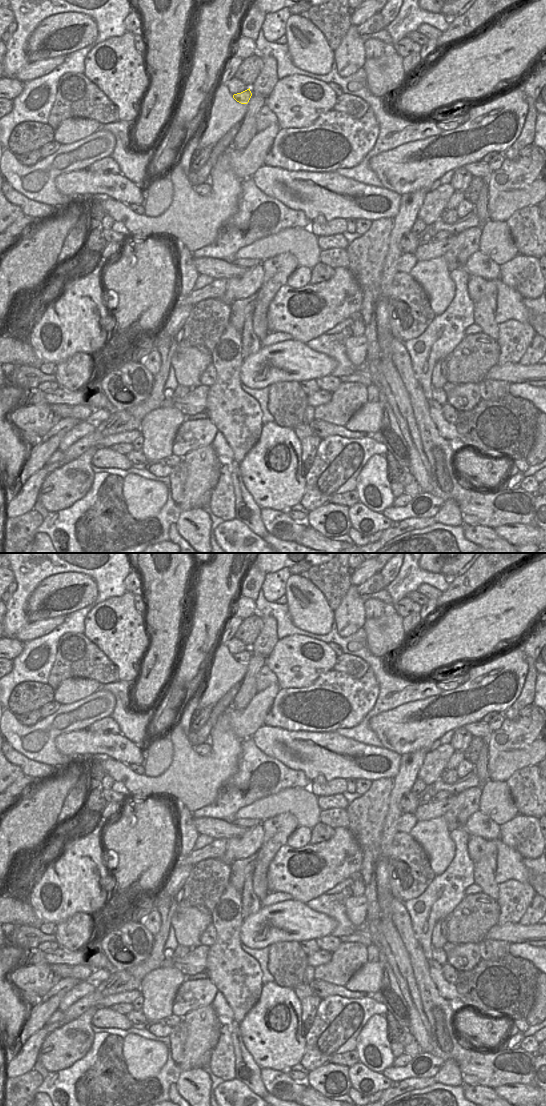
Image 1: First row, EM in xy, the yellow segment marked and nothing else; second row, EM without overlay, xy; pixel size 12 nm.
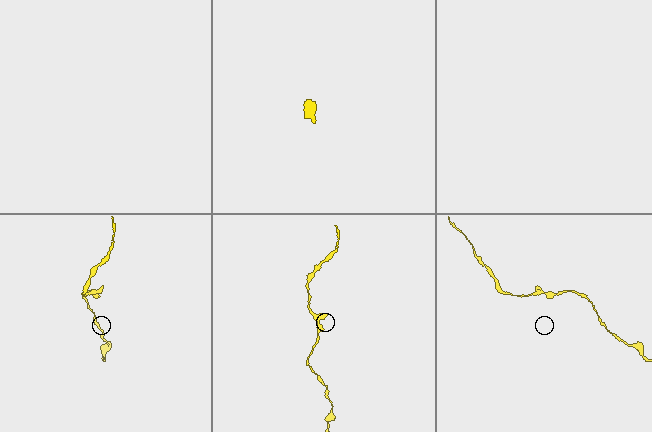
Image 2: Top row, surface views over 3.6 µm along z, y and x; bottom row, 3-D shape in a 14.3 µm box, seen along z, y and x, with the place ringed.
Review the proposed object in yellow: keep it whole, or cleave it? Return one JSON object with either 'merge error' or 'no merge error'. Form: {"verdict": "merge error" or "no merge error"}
{"verdict": "no merge error"}

